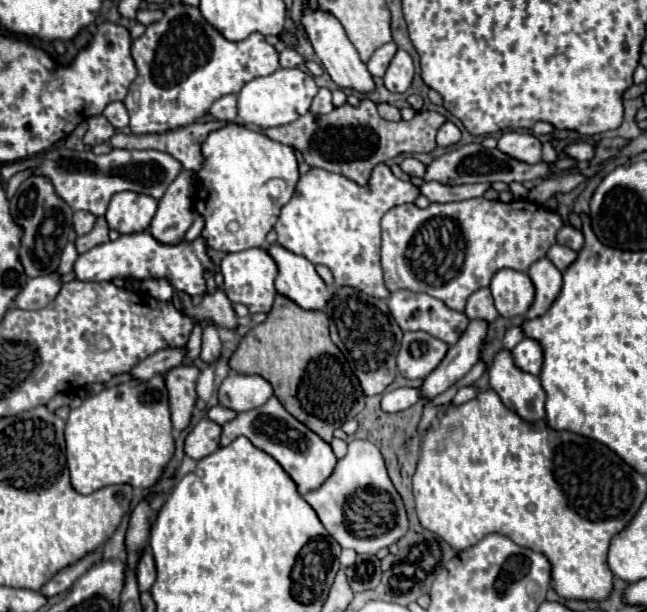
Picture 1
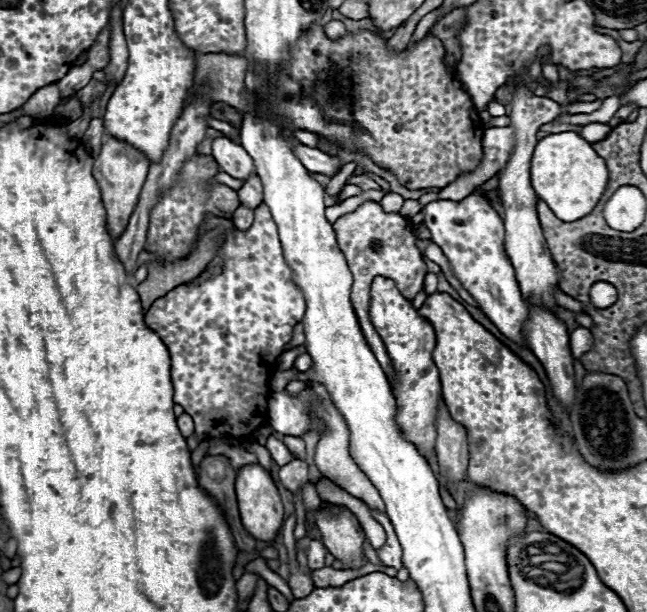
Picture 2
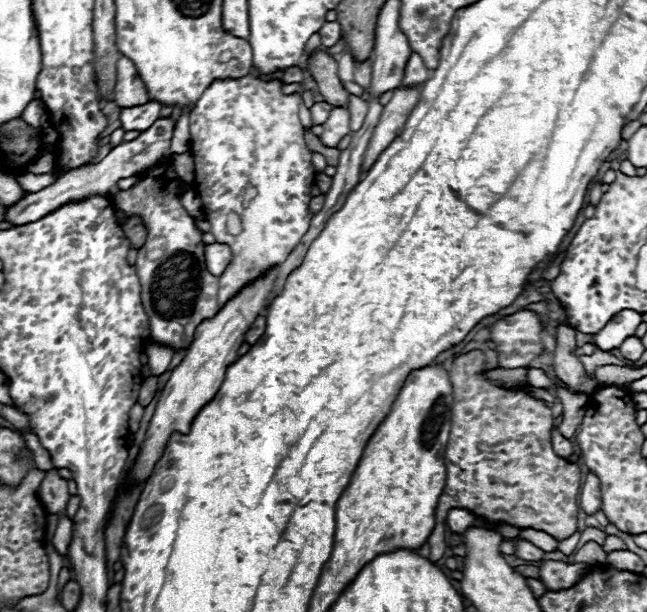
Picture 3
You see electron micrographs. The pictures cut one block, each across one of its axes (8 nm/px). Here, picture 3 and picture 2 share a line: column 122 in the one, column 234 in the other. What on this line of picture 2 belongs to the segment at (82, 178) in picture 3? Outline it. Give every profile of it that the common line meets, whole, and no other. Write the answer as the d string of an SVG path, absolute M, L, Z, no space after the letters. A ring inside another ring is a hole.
M224 136L214 138L212 156L216 158L218 166L232 178L248 178L254 170L252 158L246 154L246 150L242 150L240 144L236 144Z

